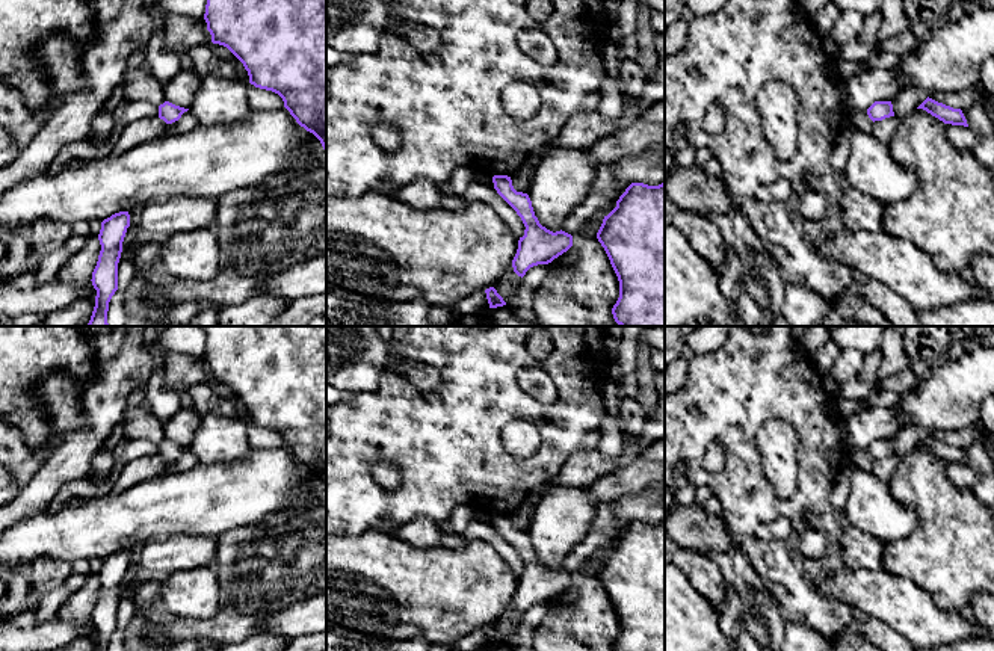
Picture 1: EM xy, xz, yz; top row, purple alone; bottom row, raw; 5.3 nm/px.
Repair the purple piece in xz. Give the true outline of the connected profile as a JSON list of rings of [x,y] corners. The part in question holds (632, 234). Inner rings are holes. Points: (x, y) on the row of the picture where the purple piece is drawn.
[[[665,181],[659,186],[631,183],[603,219],[597,239],[619,281],[619,298],[612,308],[619,326],[665,326]]]

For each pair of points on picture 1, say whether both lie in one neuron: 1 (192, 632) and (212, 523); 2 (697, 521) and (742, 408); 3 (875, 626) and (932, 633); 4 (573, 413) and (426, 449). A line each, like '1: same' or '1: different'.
1: different
2: different
3: different
4: same

